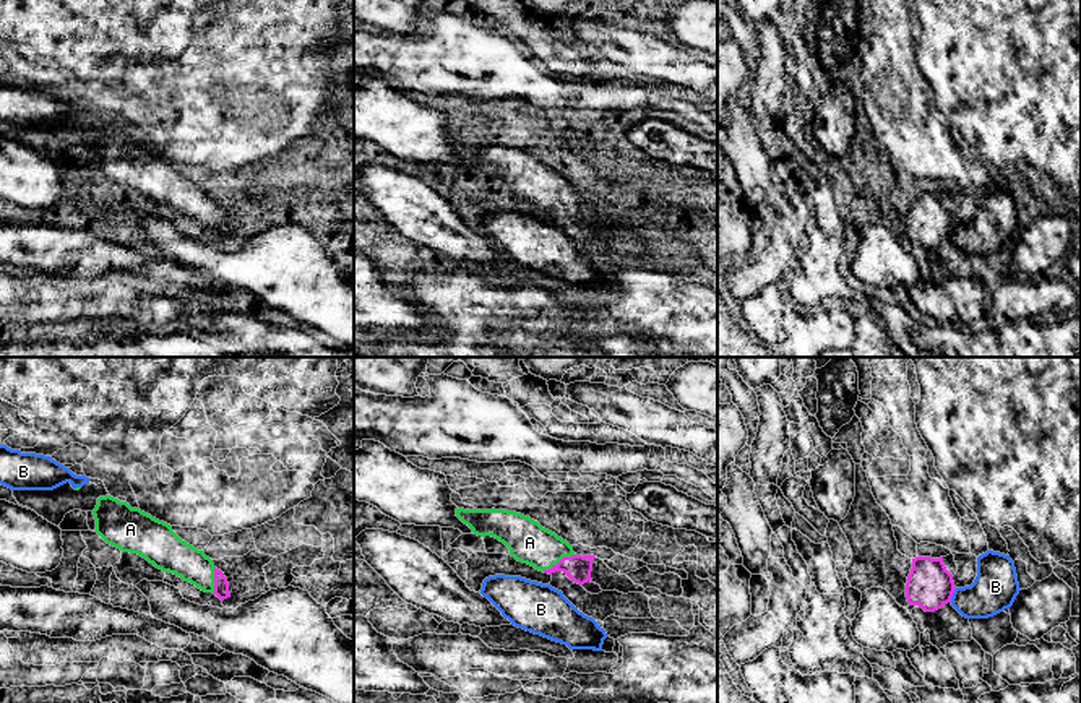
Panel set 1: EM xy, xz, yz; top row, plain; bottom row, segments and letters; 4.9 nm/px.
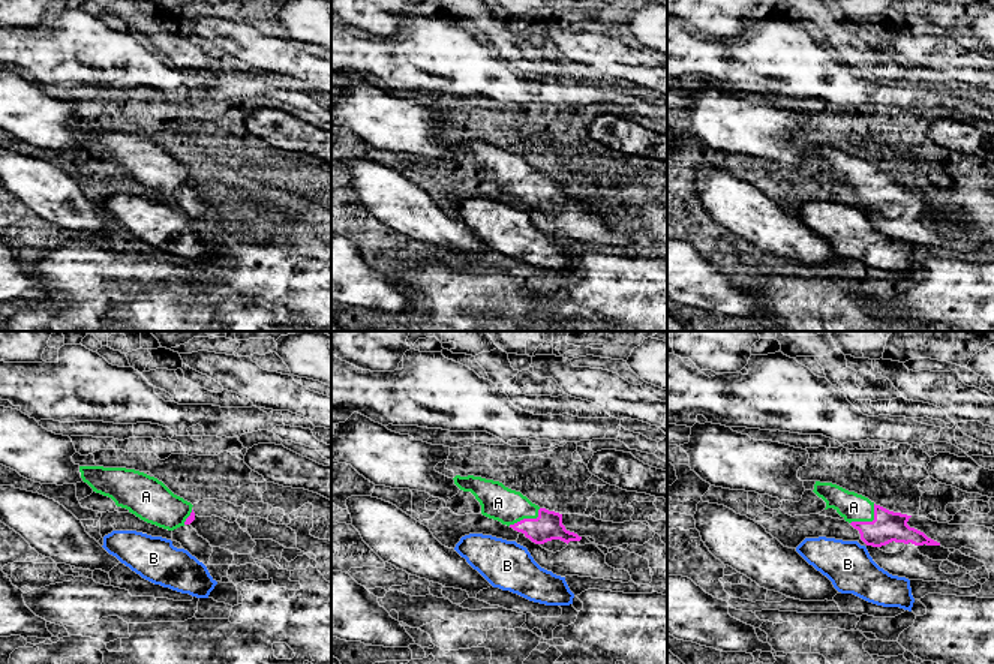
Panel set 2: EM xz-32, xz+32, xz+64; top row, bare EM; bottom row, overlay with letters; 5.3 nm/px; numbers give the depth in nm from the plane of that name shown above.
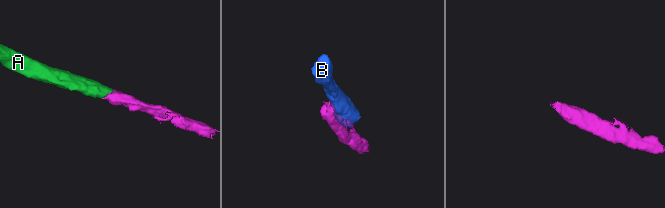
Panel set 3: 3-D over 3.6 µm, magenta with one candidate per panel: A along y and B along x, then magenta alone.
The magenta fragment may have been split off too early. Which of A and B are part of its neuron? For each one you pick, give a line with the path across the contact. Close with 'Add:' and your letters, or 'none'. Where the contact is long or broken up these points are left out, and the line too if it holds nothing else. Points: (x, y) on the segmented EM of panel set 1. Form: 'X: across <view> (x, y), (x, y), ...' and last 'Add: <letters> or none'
A: across xz (578, 569), (560, 560), (529, 543)
Add: A

